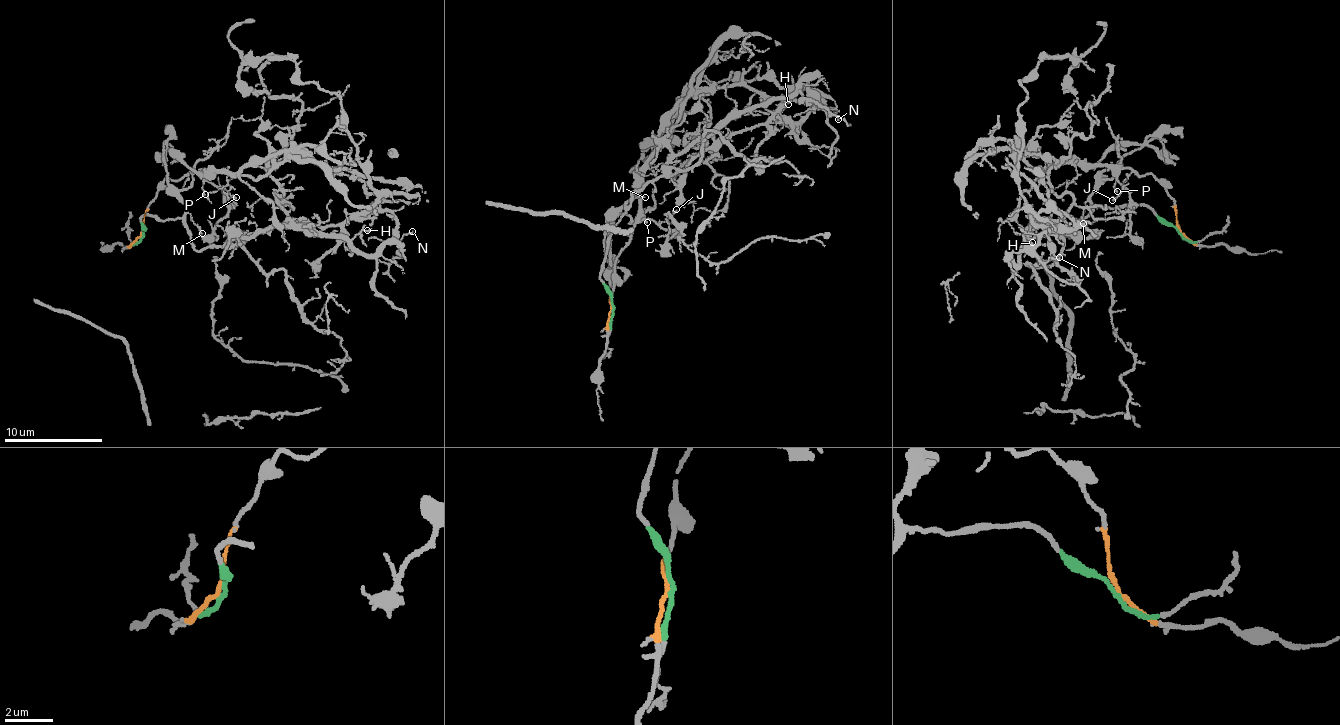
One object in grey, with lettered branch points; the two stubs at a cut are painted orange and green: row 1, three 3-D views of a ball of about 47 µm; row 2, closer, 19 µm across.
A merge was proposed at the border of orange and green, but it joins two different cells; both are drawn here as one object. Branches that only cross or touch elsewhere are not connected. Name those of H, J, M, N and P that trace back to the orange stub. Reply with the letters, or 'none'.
J, P

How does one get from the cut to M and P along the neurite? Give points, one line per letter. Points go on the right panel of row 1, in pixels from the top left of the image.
M: (1178, 229), (1150, 208), (1139, 205), (1098, 208), (1087, 200), (1083, 222)
P: (1180, 229), (1174, 202), (1151, 175), (1140, 176), (1133, 169), (1122, 168), (1116, 177), (1117, 192)

